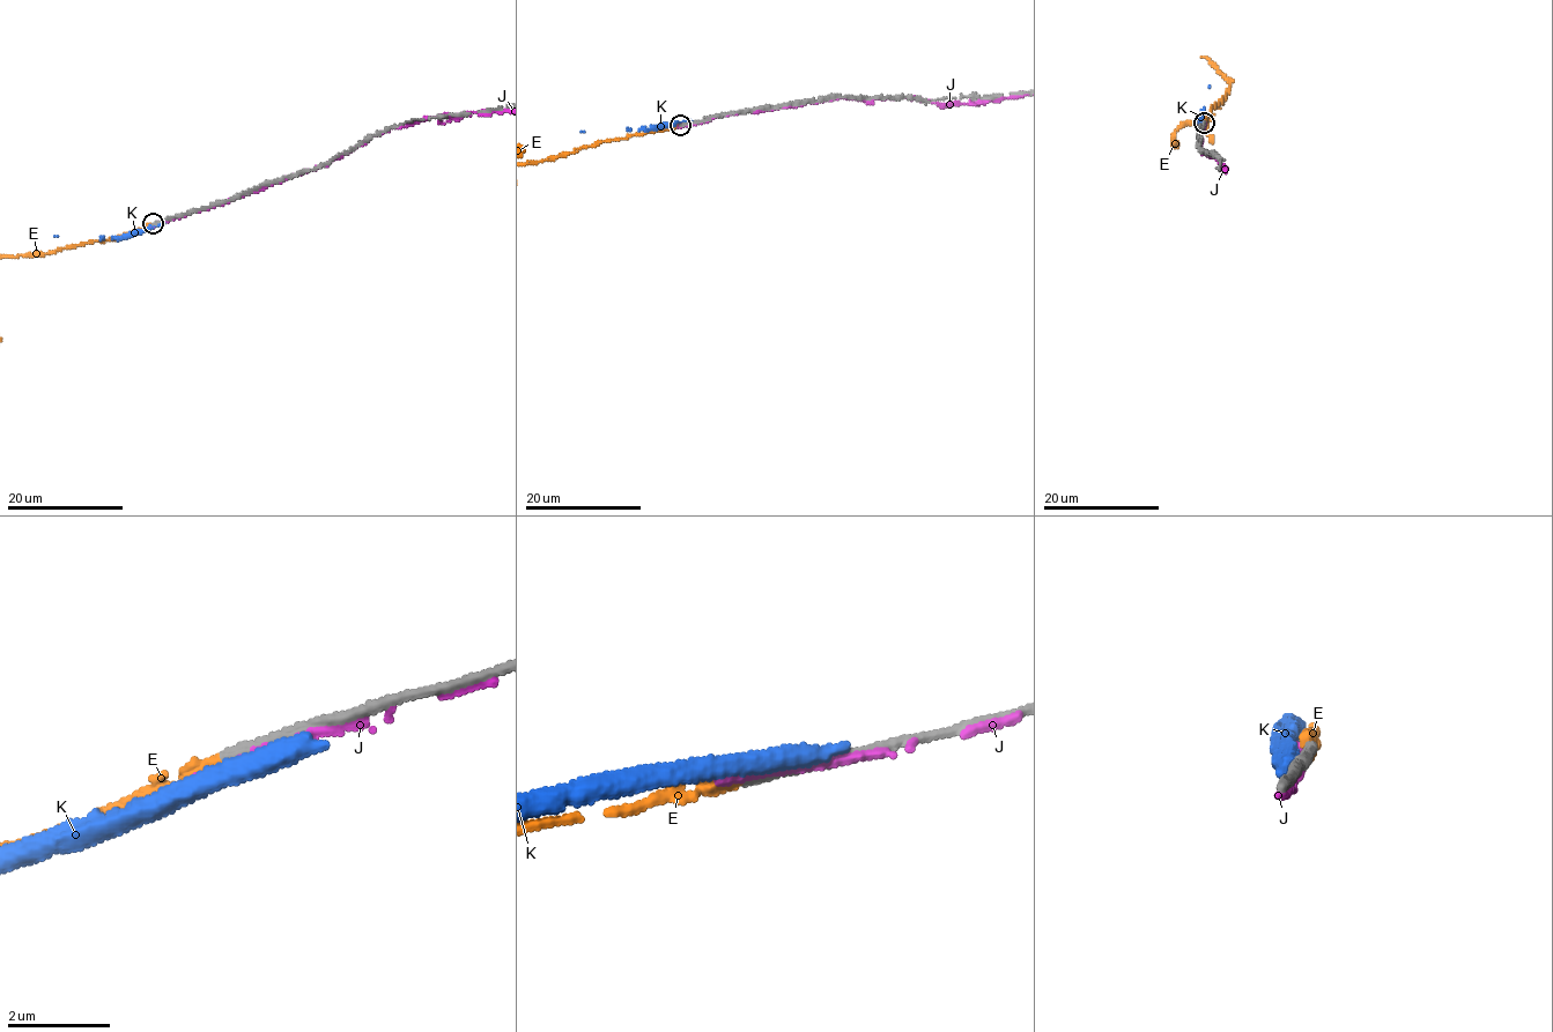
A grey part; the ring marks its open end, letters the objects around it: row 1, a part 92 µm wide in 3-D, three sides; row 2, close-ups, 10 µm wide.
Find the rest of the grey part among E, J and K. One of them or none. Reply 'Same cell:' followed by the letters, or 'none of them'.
Same cell: E

